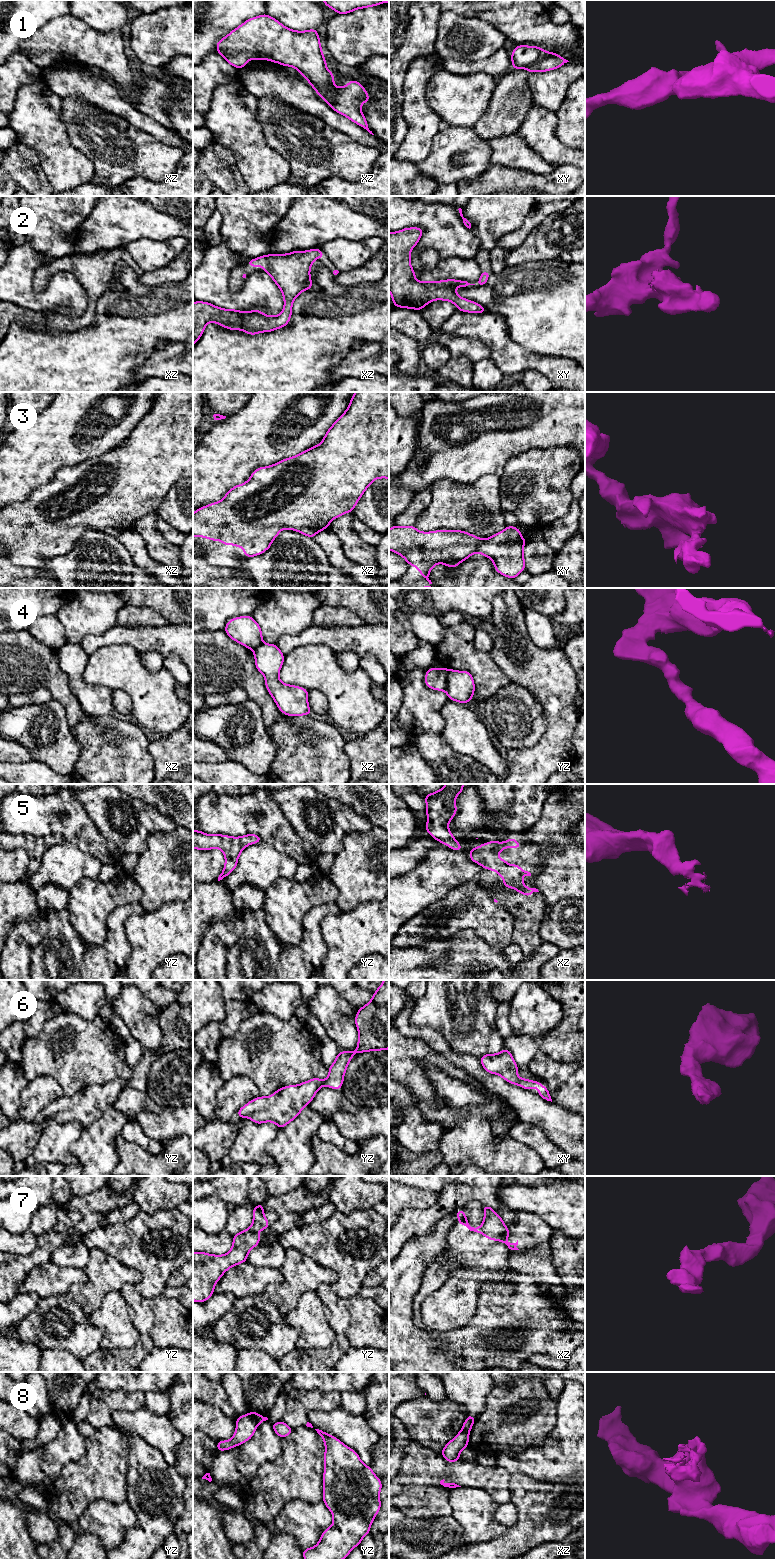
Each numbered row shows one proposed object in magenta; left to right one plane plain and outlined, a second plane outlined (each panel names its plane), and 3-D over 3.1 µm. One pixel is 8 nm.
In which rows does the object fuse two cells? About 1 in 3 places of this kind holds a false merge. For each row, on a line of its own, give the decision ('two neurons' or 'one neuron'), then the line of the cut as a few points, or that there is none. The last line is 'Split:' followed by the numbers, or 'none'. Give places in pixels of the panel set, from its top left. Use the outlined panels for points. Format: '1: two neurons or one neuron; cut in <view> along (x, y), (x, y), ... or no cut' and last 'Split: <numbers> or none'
1: two neurons; cut in xz along (337, 88), (332, 96), (321, 97)
2: one neuron; no cut
3: one neuron; no cut
4: two neurons; cut in yz along (445, 669), (446, 690)
5: one neuron; no cut
6: one neuron; no cut
7: two neurons; cut in xz along (508, 1232), (496, 1240)
8: two neurons; cut in yz along (249, 1413), (258, 1423)
Split: 1, 4, 7, 8

